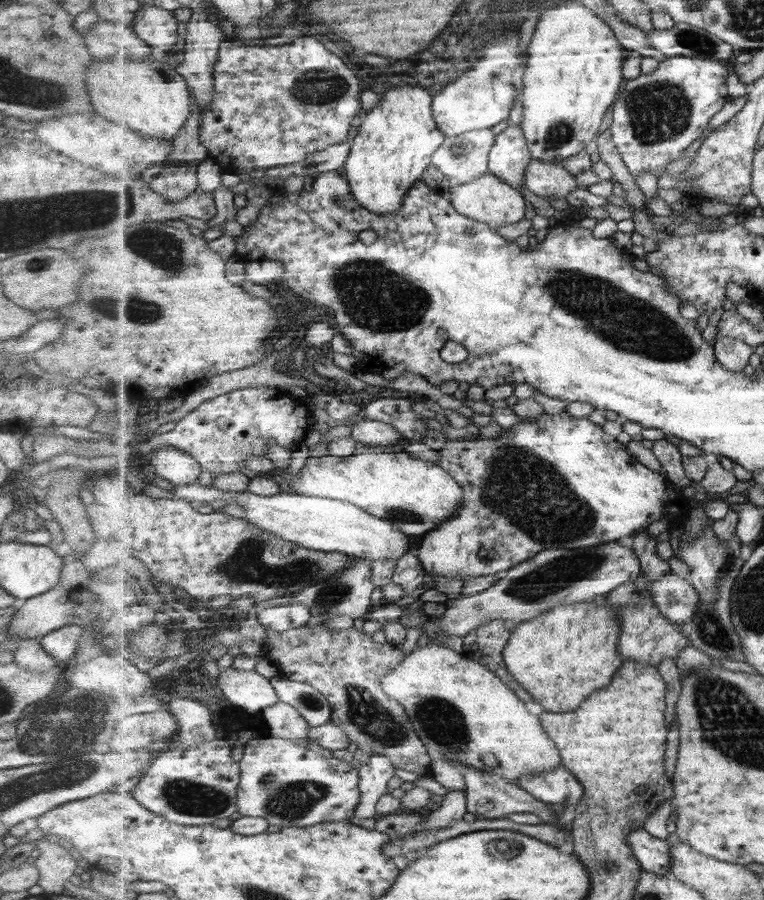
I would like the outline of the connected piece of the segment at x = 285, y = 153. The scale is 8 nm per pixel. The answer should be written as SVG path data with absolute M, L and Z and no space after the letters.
M317 38L277 48L245 46L230 39L220 47L213 72L216 91L202 114L200 138L223 173L301 162L315 152L350 140L351 126L365 113L361 79Z

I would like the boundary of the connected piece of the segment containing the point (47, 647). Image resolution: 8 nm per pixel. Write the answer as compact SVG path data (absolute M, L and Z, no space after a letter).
M67 625L43 635L39 638L39 643L43 651L55 662L68 665L77 648L79 638L81 638L81 627Z

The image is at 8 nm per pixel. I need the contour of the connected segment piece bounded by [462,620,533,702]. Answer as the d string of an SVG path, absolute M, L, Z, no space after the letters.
M494 620L466 634L463 639L463 654L473 657L488 666L503 679L525 702L531 702L533 695L515 679L506 667L503 650L513 636L517 623L510 620Z

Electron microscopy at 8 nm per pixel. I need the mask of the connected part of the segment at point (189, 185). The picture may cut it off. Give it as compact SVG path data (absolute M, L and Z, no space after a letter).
M198 163L161 165L148 176L150 187L171 202L181 202L198 188Z

